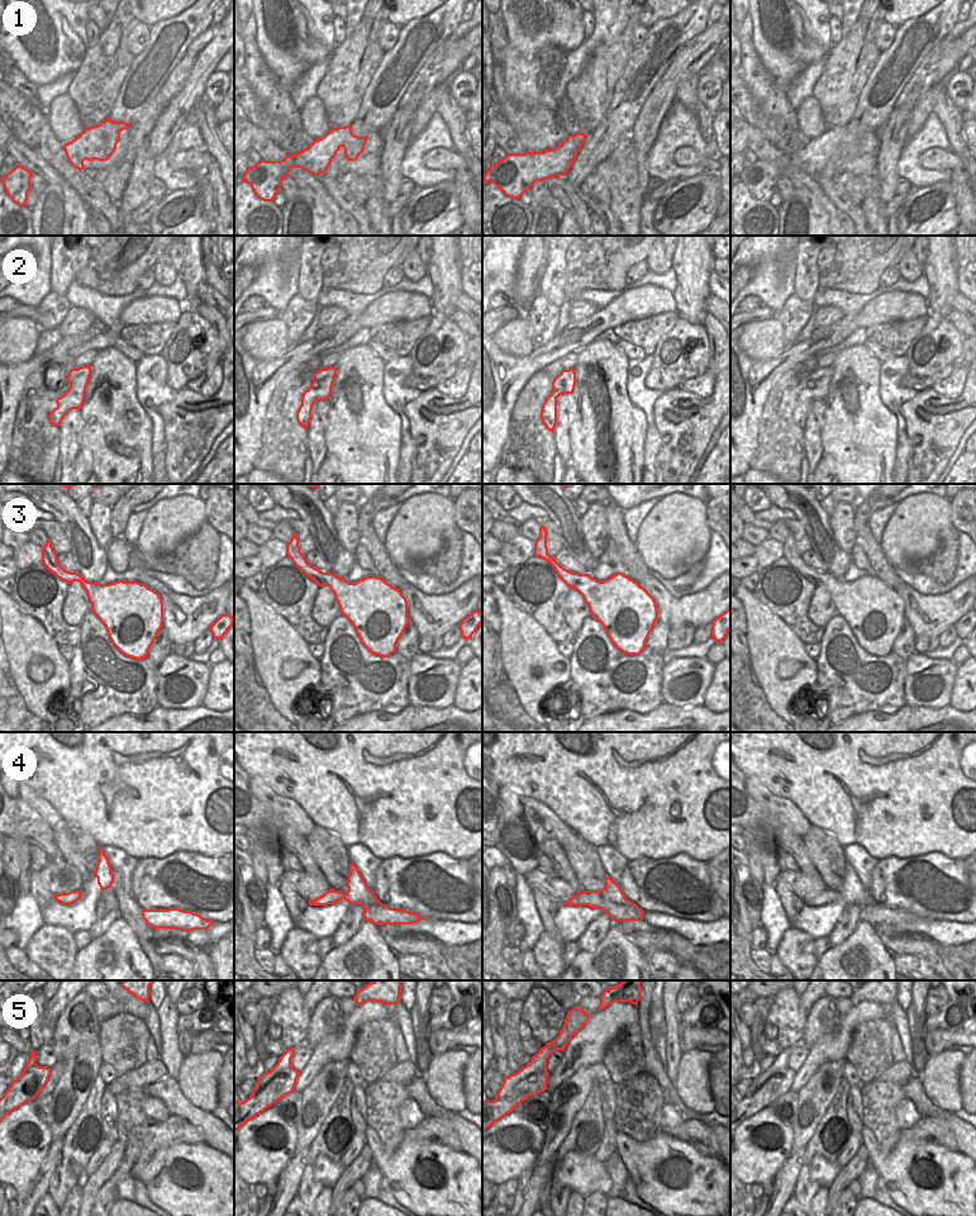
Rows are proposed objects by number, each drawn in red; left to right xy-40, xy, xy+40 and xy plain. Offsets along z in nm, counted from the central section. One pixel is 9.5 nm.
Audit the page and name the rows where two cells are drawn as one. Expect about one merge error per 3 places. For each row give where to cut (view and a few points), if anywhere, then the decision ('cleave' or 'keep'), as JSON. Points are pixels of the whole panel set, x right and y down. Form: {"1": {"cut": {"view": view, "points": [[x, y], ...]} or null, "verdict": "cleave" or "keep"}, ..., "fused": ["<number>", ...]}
{"1": {"cut": null, "verdict": "keep"}, "2": {"cut": null, "verdict": "keep"}, "3": {"cut": null, "verdict": "keep"}, "4": {"cut": null, "verdict": "keep"}, "5": {"cut": {"view": "xy+40", "points": [[544, 1084], [527, 1077], [519, 1095], [494, 1100]]}, "verdict": "cleave"}, "fused": ["5"]}

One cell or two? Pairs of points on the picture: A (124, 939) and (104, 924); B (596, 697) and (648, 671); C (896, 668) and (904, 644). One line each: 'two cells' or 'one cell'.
A: two cells
B: one cell
C: two cells

